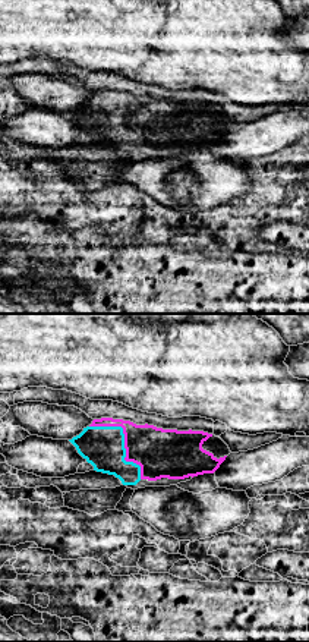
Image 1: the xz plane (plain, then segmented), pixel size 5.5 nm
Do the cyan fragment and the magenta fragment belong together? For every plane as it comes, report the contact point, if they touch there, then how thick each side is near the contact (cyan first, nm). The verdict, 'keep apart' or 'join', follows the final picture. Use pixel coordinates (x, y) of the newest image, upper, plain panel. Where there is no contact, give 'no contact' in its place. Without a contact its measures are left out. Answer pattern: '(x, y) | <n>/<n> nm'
(123, 113) | 220/280 nm

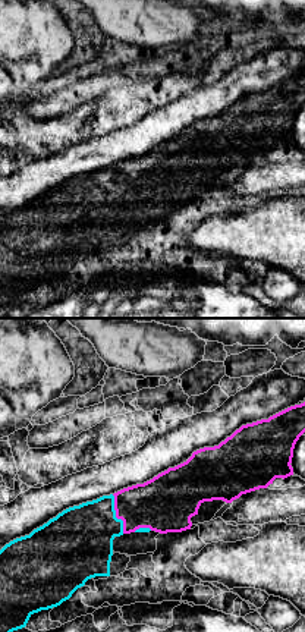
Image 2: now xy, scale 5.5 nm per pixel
(115, 186) | 380/280 nm

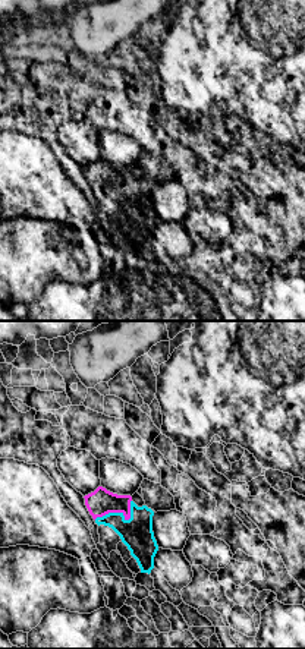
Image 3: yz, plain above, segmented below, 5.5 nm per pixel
(120, 185) | 180/140 nm

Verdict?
join

